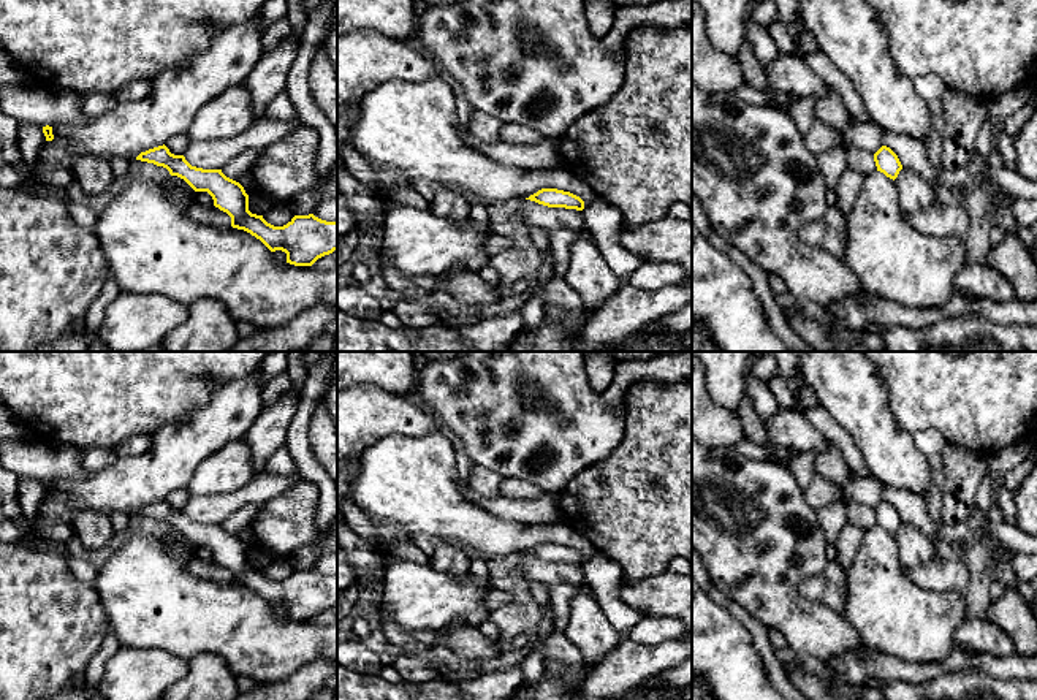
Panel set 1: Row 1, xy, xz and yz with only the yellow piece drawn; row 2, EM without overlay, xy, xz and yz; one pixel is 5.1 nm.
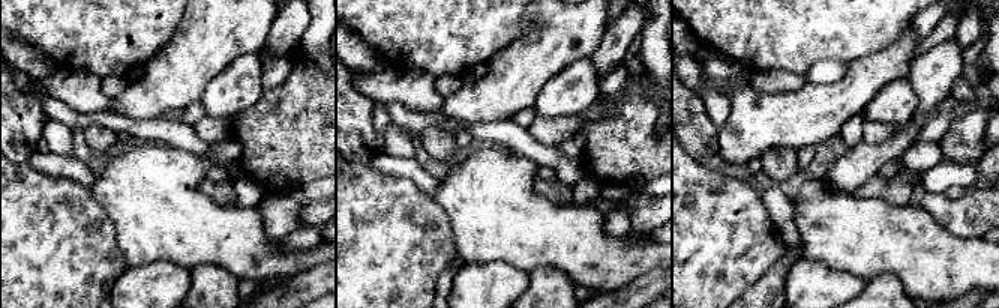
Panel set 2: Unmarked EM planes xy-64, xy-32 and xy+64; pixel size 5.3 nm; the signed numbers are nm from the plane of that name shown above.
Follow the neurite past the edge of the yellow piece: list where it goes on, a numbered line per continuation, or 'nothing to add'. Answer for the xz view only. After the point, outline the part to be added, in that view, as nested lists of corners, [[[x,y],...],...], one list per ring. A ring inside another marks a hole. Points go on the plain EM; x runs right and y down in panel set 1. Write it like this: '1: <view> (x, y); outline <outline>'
nothing to add

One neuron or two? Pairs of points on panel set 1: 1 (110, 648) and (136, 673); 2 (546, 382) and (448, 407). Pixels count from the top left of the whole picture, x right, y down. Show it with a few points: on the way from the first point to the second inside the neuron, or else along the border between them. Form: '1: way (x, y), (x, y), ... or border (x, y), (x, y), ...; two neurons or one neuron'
1: border (121, 646), (106, 662), (103, 678), (98, 683); two neurons
2: way (523, 376), (518, 376), (497, 396), (472, 396); one neuron

